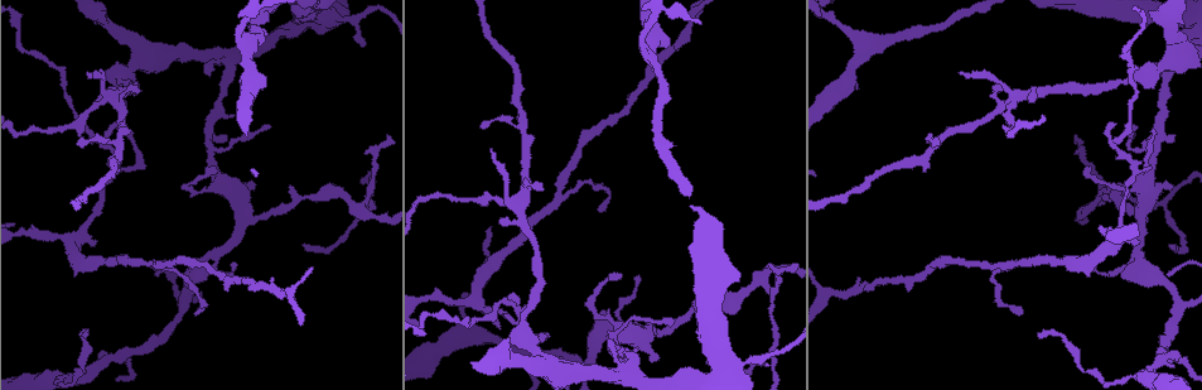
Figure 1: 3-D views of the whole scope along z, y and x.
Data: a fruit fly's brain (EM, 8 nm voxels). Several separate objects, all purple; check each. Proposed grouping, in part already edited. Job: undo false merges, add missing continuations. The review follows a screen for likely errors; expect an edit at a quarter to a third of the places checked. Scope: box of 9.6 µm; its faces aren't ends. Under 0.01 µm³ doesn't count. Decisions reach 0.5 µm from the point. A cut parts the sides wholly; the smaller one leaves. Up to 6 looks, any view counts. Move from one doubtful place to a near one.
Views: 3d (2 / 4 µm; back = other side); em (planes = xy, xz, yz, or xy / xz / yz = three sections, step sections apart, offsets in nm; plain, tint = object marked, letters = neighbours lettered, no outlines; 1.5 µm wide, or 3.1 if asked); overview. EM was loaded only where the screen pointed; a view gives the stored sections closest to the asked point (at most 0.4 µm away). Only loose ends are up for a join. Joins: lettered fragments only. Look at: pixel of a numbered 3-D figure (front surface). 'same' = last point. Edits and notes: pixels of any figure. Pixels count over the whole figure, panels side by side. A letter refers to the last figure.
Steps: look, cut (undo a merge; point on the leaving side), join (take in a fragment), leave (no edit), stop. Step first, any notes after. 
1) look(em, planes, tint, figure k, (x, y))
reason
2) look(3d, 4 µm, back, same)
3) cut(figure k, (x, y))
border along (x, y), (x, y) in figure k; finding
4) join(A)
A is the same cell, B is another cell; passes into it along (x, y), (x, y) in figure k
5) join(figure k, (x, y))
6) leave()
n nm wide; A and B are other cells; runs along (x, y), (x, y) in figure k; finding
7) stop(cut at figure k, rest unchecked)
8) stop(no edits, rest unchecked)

look(3d, 4 µm, back, figure 1, (1005, 265))
side arm on a straight run

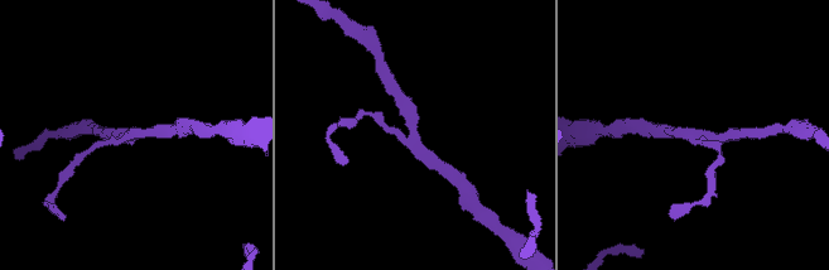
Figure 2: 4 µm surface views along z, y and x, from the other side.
look(em, xz, step 8, letters, figure 2, (129, 134))

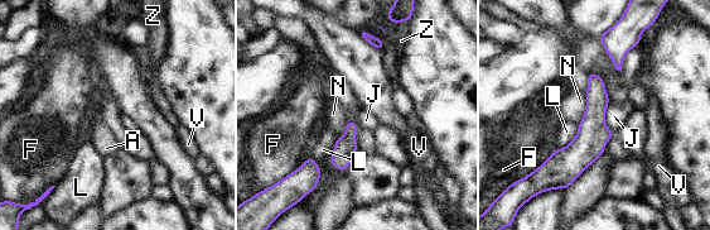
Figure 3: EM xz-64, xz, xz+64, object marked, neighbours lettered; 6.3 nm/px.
leave()
A, F, J, L, N, V and Z are other cells; border along (608, 104), (604, 124), (613, 133) in figure 3; all the same neuron

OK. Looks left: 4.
look(3d, 2 µm, figure 1, (503, 303))
sharp bend

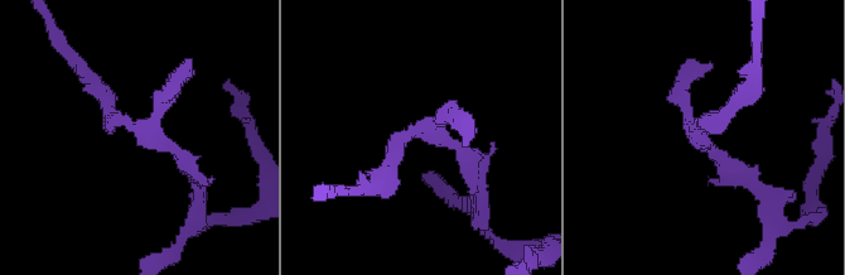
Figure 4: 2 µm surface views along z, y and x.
look(em, planes, letters, figure 4, (697, 133))

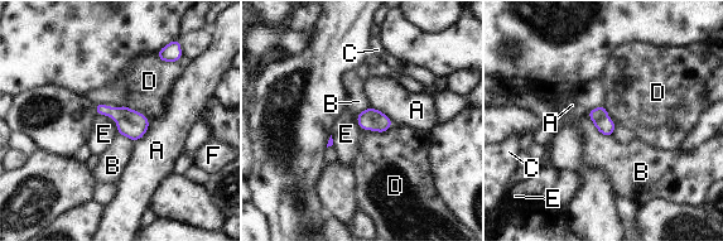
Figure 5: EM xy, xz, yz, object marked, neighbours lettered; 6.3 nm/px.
leave()
A, B, C, D, E and F are other cells; border along (393, 123), (384, 131), (365, 131) in figure 5; all the same neuron

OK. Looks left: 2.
look(em, yz, step 4, tint, figure 1, (80, 146))

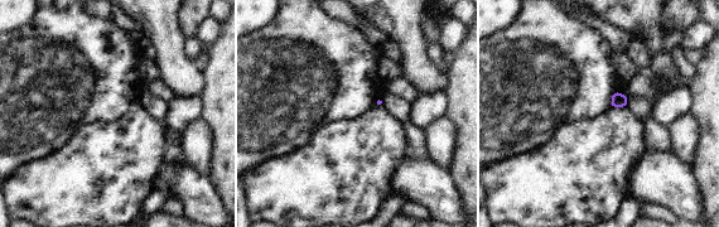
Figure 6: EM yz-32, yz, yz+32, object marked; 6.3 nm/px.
look(em, planes, letters, same)

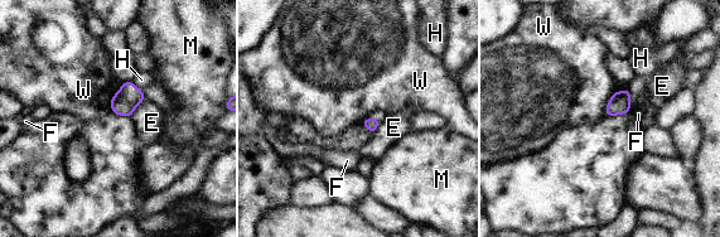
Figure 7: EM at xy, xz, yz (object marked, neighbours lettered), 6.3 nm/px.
leave()
W touches over 170 nm; E, F, H, M and W are other cells; border along (614, 92), (608, 101), (604, 115) in figure 7; no lettered fragment goes on from it

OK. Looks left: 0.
stop(no edits, rest unchecked)

